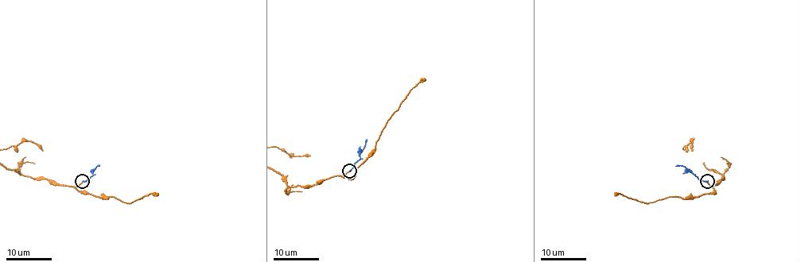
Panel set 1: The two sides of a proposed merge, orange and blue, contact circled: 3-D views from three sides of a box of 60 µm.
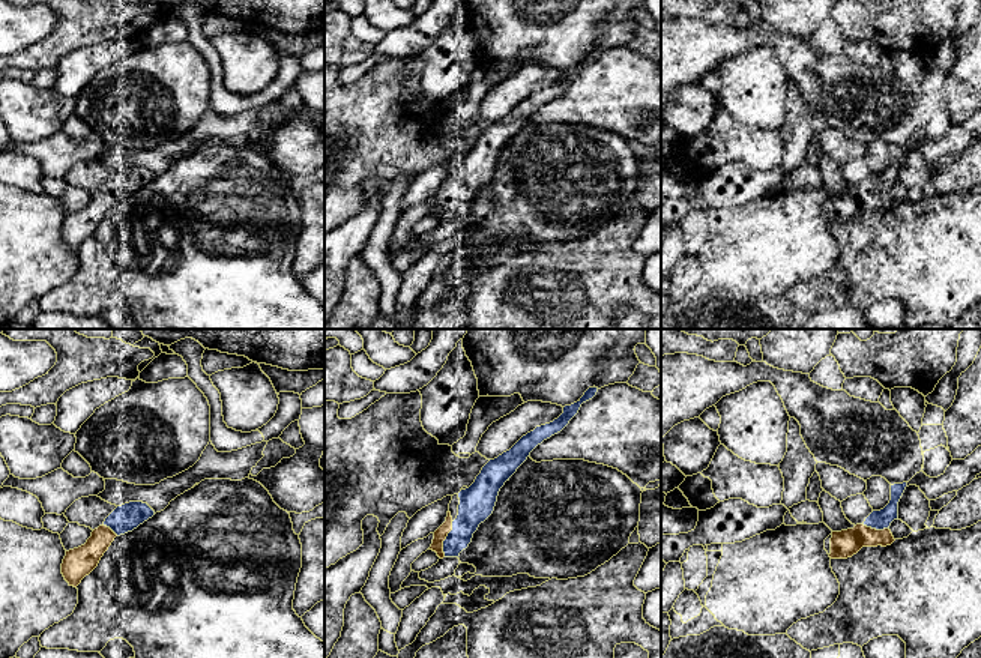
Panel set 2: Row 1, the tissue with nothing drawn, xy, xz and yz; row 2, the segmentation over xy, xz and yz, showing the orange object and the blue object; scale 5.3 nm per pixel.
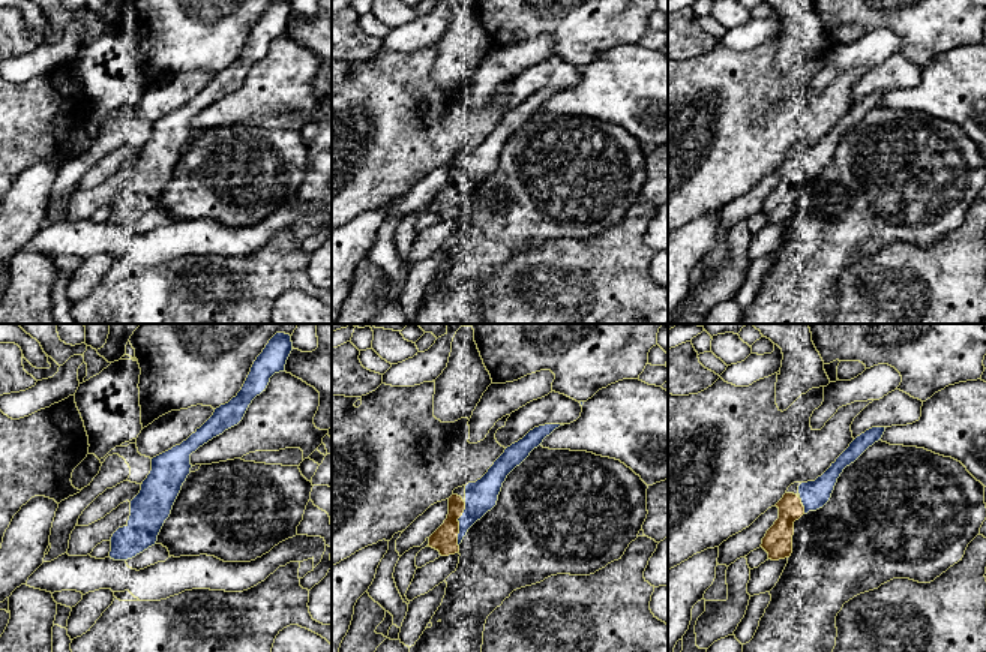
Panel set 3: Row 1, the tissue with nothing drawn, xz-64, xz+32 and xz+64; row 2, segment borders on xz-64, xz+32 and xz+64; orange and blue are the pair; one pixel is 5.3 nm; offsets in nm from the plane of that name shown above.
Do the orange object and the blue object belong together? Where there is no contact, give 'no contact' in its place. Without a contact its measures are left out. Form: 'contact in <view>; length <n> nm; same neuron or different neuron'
contact in xz; length 200 nm; same neuron

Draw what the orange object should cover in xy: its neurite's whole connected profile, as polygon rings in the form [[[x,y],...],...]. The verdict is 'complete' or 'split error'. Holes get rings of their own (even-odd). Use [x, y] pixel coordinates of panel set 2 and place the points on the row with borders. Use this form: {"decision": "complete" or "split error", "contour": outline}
{"decision": "split error", "contour": [[[129,502],[117,506],[102,526],[92,532],[87,542],[66,551],[62,574],[69,586],[77,587],[99,563],[116,536],[132,532],[155,515],[155,511],[143,502]]]}

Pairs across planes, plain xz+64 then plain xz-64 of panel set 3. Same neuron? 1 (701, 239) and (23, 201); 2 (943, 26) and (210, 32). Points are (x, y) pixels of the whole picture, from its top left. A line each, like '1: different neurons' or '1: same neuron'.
1: same neuron
2: same neuron

